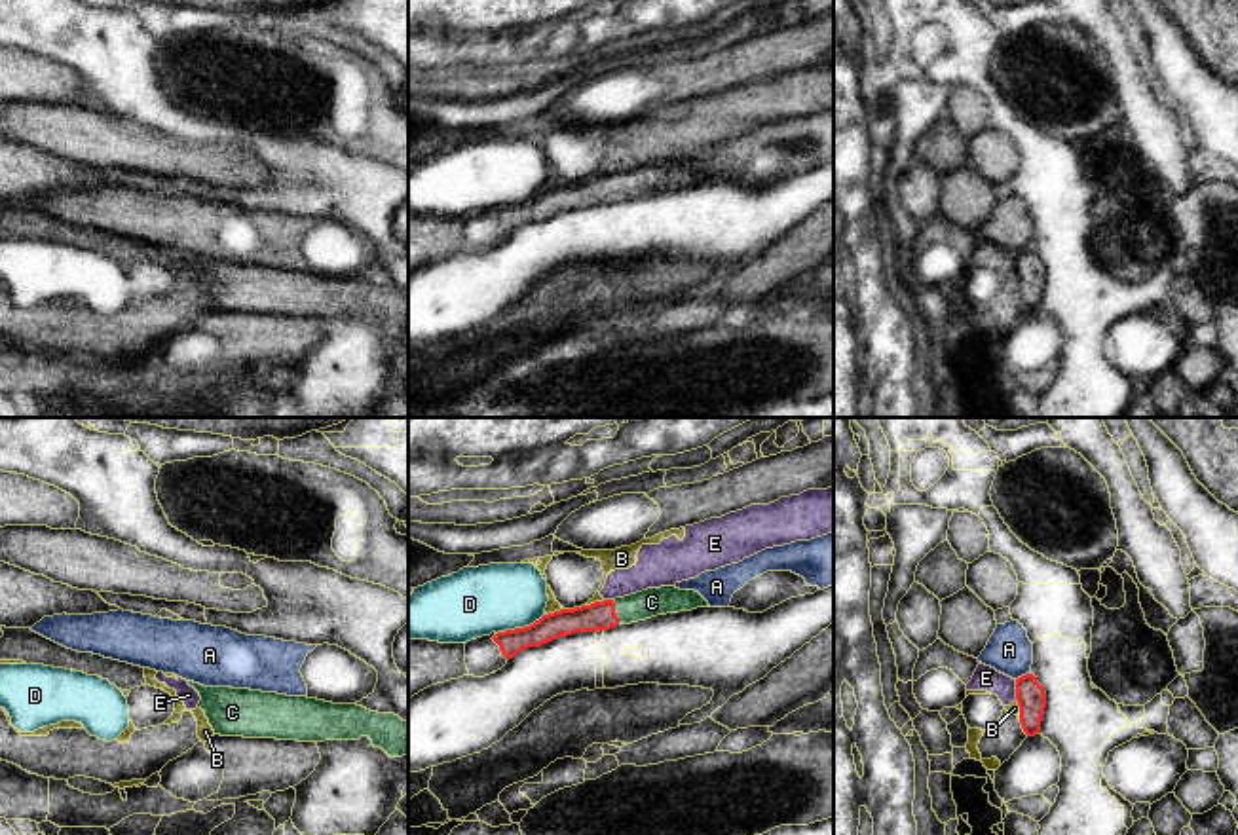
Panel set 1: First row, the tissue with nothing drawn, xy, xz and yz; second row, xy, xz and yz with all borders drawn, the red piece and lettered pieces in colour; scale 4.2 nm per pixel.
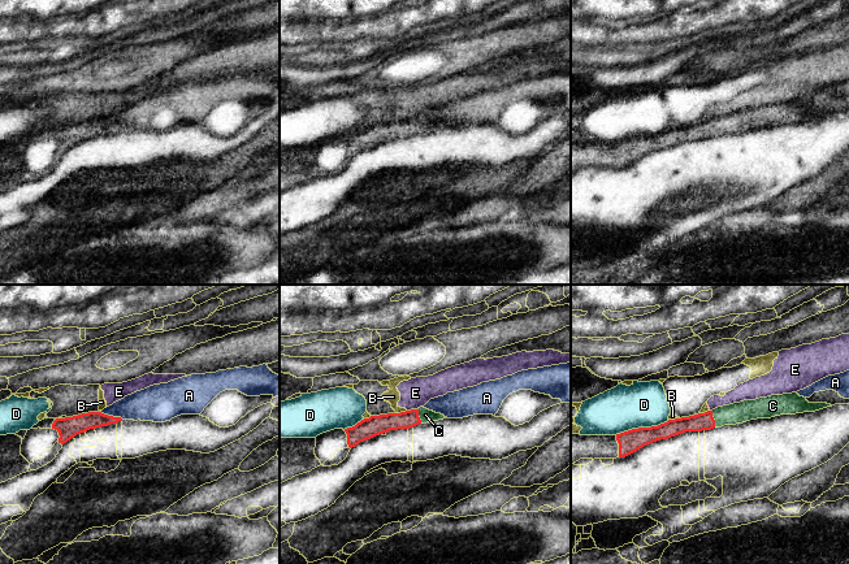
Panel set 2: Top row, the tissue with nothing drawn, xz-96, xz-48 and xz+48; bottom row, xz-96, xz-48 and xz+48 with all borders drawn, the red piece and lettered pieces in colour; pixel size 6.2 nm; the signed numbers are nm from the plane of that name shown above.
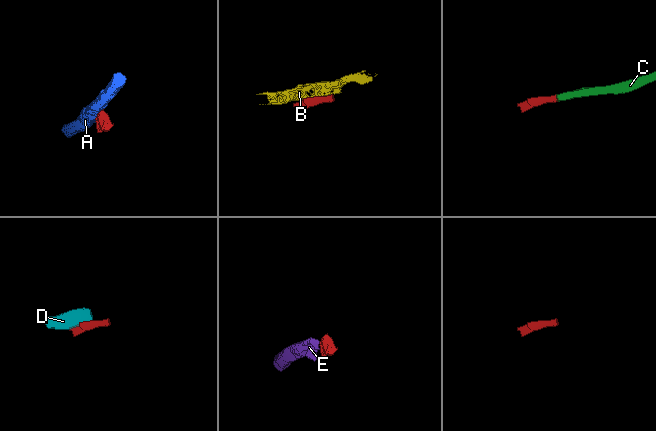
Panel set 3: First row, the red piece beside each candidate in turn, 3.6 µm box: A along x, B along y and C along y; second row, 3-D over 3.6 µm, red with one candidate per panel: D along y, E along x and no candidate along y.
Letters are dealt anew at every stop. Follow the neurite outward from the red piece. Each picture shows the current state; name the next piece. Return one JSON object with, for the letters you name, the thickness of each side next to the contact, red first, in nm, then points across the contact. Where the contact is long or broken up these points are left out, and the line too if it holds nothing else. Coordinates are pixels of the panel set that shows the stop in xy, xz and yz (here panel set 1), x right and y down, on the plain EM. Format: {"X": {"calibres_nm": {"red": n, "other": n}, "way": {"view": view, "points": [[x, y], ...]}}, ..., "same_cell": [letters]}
{"C": {"calibres_nm": {"red": 130, "other": 120}, "way": {"view": "xz", "points": [[600, 190], [614, 186], [652, 177]]}}, "same_cell": ["C"]}

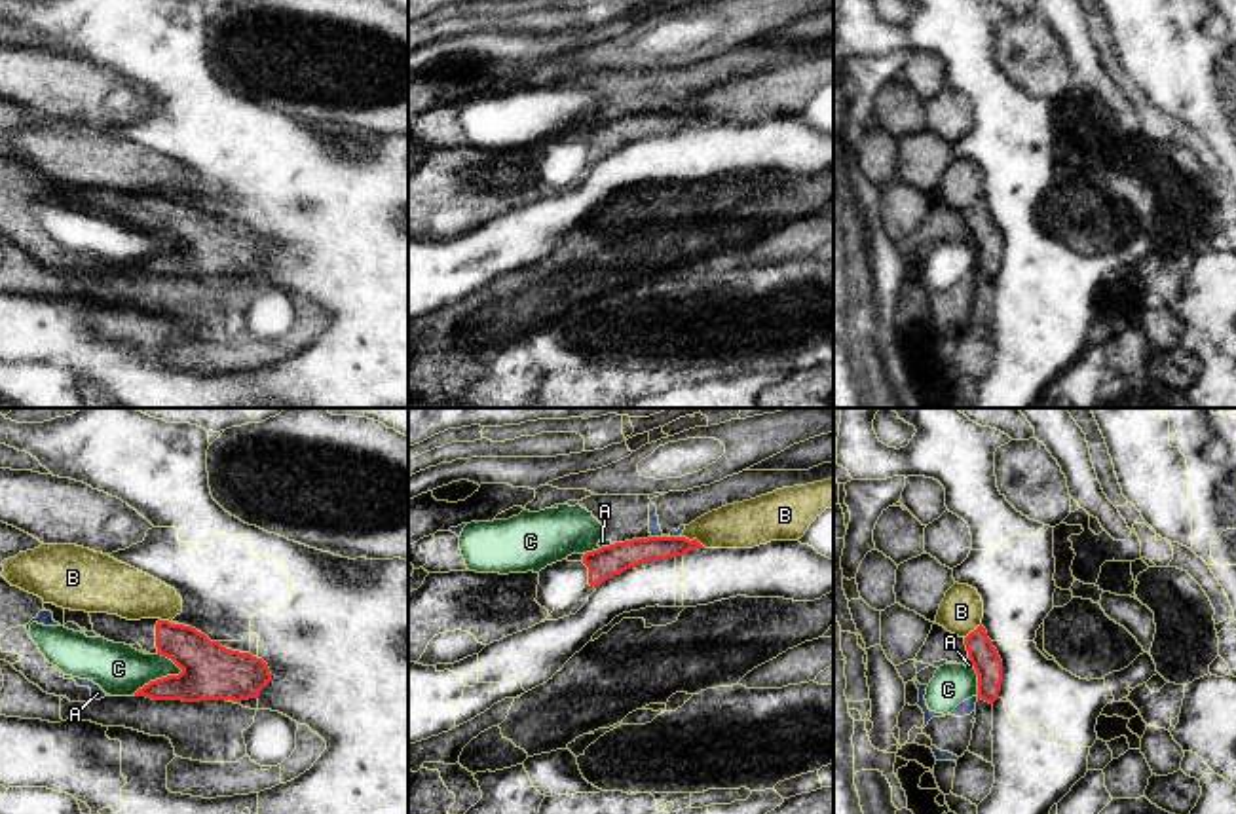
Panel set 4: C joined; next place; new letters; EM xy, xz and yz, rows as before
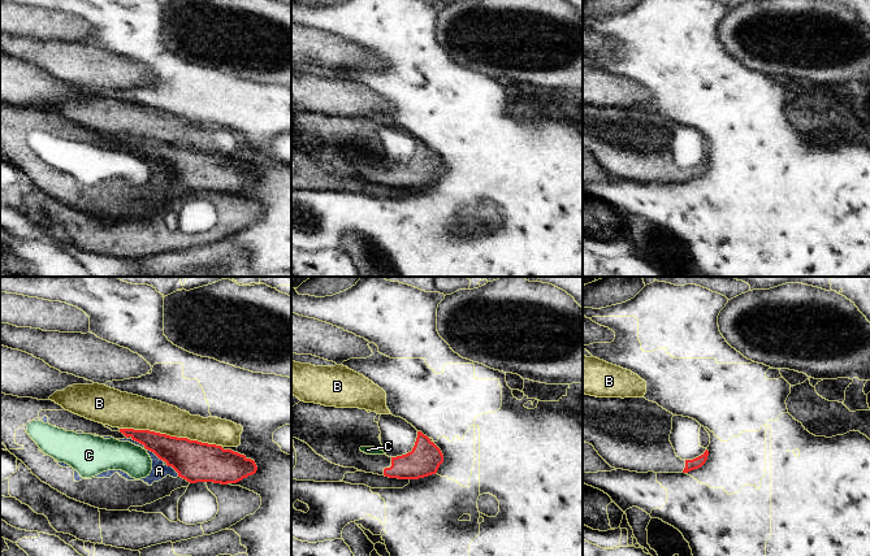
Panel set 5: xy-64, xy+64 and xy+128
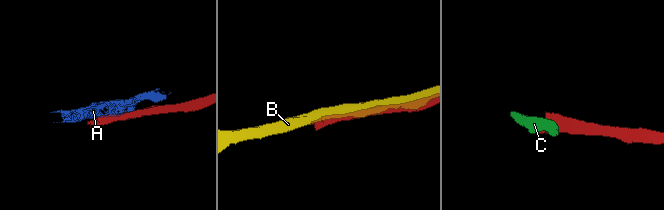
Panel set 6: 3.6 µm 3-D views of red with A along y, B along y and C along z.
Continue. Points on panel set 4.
{"same_cell": []}

